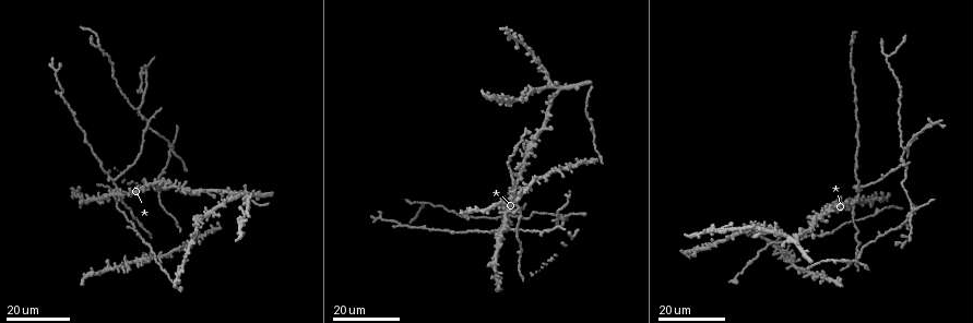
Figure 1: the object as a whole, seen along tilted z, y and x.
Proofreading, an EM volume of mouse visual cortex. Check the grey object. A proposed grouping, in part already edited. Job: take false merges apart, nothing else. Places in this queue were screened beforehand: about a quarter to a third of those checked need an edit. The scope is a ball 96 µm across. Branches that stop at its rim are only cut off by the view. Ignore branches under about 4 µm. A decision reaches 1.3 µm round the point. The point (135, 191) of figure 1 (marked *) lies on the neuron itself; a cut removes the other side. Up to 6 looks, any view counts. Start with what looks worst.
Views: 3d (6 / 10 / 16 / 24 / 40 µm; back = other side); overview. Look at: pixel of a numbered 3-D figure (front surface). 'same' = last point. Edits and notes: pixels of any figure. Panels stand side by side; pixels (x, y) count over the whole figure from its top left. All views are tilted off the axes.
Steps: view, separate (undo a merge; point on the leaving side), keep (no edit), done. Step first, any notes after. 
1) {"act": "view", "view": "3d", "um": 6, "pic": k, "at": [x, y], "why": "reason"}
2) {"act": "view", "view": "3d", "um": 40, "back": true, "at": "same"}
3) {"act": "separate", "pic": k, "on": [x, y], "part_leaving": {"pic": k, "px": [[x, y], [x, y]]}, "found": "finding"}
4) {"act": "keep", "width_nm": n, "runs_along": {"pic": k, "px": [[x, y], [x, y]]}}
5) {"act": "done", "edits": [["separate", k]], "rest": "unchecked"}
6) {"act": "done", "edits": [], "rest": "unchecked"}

{"act": "view", "view": "3d", "um": 16, "pic": 1, "at": [172, 150], "why": "branch point"}

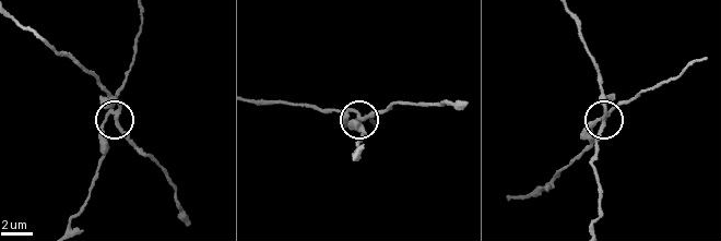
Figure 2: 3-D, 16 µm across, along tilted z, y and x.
{"act": "view", "view": "3d", "um": 10, "pic": 2, "at": [107, 117]}

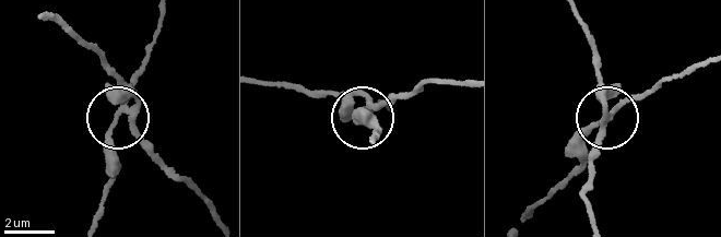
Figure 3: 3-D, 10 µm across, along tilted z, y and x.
{"act": "view", "view": "3d", "um": 10, "back": true, "pic": 3, "at": [118, 119]}

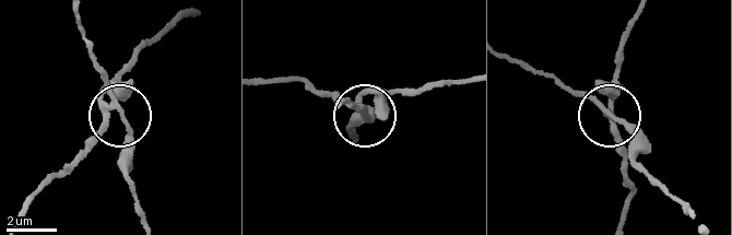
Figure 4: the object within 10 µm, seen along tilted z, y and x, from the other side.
{"act": "separate", "pic": 4, "on": [127, 140], "arms": 3, "found": "two neurons meet here"}

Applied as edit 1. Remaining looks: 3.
{"act": "view", "view": "3d", "um": 24, "pic": 1, "at": [402, 226], "why": "two arms in line, one across"}

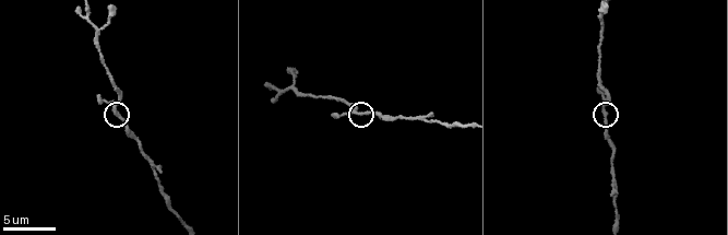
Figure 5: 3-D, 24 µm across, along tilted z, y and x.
{"act": "view", "view": "3d", "um": 10, "pic": 5, "at": [605, 113], "why": "closer look"}

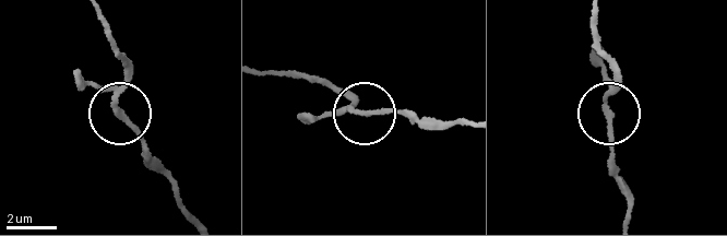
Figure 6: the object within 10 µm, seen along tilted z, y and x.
{"act": "keep", "runs_along": {"pic": 6, "px": [[466, 119], [388, 107], [359, 114], [340, 89]]}, "found": "continuous, no second neuron"}

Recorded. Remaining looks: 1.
{"act": "done", "edits": [["separate", 4]], "rest": "unchecked"}

